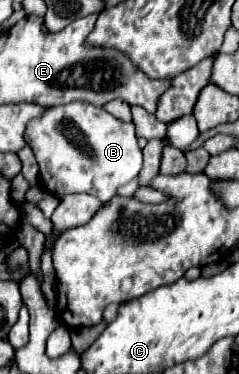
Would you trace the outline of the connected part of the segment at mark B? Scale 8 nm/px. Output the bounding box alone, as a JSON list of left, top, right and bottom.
[27,103,143,201]

